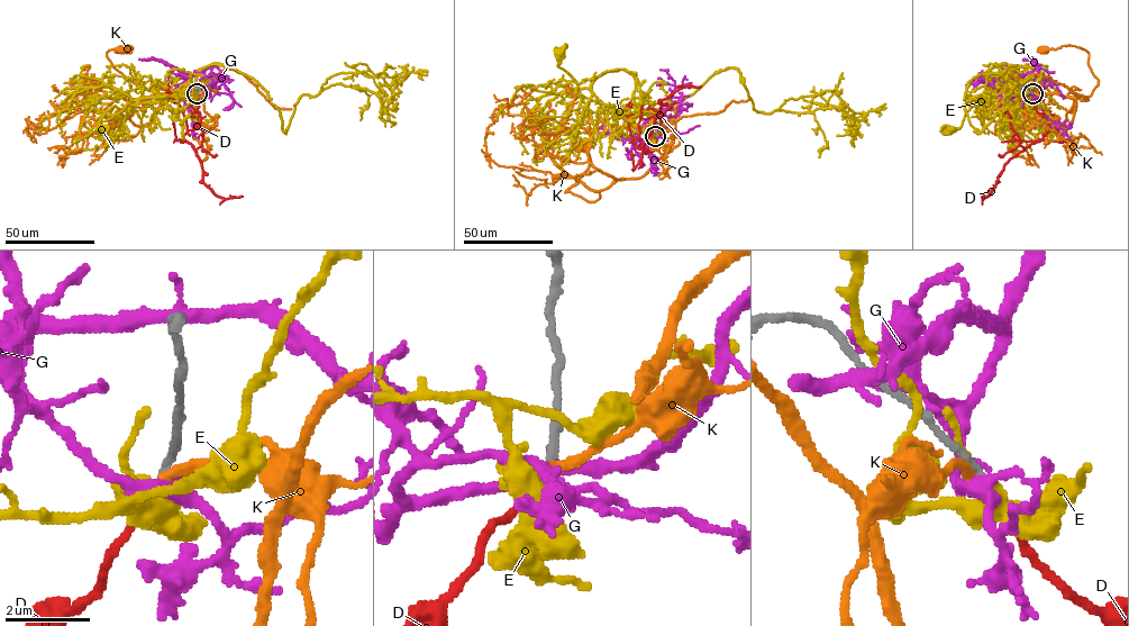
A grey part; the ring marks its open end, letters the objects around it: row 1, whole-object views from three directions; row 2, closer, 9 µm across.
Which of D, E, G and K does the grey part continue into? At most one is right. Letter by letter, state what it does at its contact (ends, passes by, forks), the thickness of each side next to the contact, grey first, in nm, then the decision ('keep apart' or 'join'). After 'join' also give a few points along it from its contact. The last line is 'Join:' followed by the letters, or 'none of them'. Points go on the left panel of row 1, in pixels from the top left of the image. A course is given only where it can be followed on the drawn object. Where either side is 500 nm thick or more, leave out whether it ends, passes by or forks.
D: it ends there; 150 nm thick on the grey side, 180 nm on the other; join; it runs (197, 93), (190, 100), (197, 110), (197, 125), (183, 138), (196, 151), (202, 181), (217, 196), (243, 197)
E: it forks there; 150 nm thick on the grey side, 360 nm on the other; keep apart
G: it passes by; 170 nm thick on the grey side, 360 nm on the other; keep apart
K: it ends there; 190 nm thick on the grey side, 240 nm on the other; keep apart
Join: D

